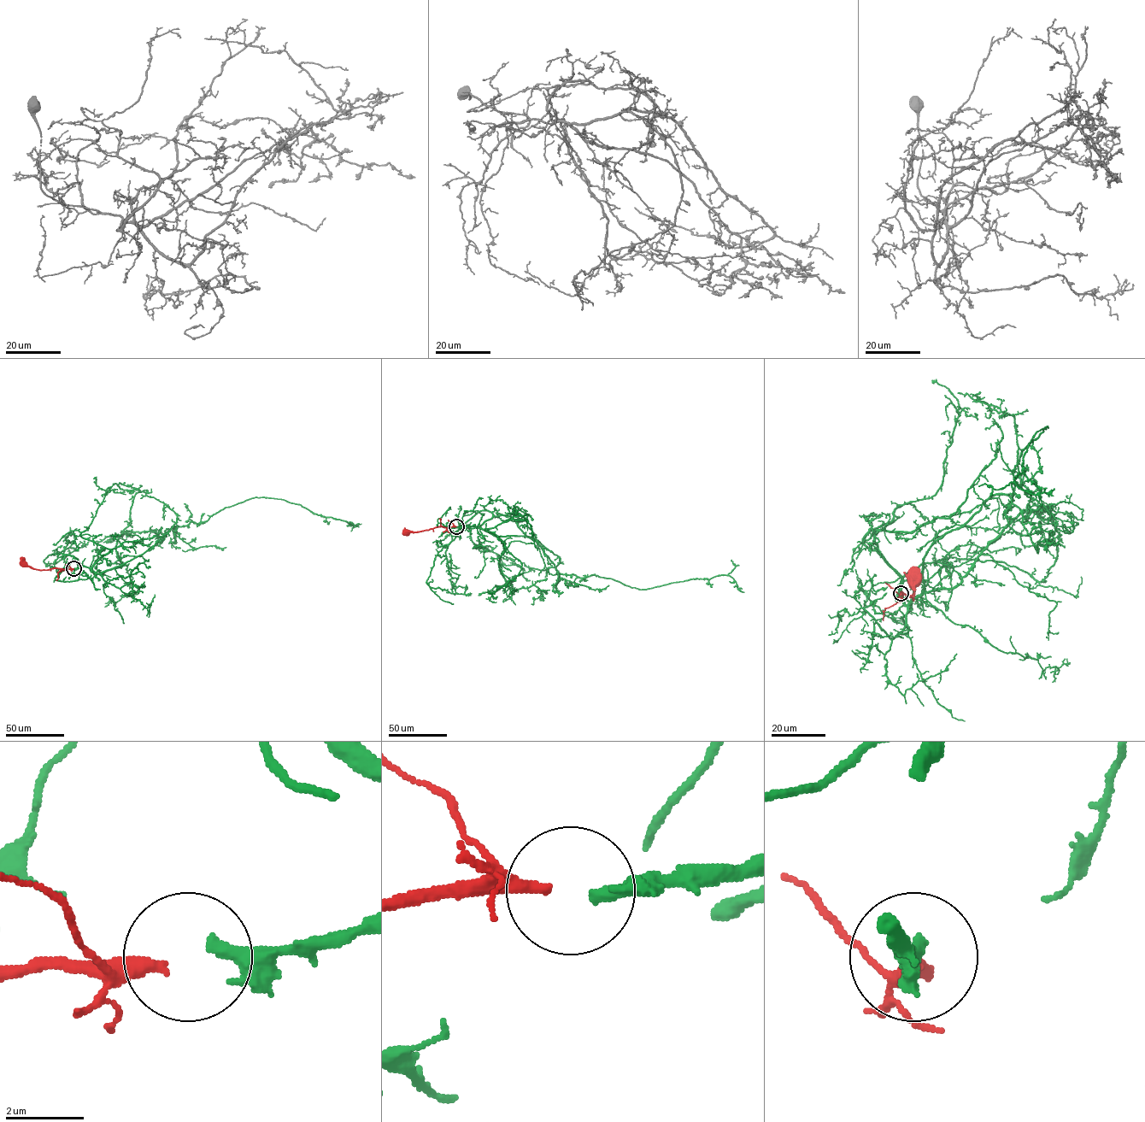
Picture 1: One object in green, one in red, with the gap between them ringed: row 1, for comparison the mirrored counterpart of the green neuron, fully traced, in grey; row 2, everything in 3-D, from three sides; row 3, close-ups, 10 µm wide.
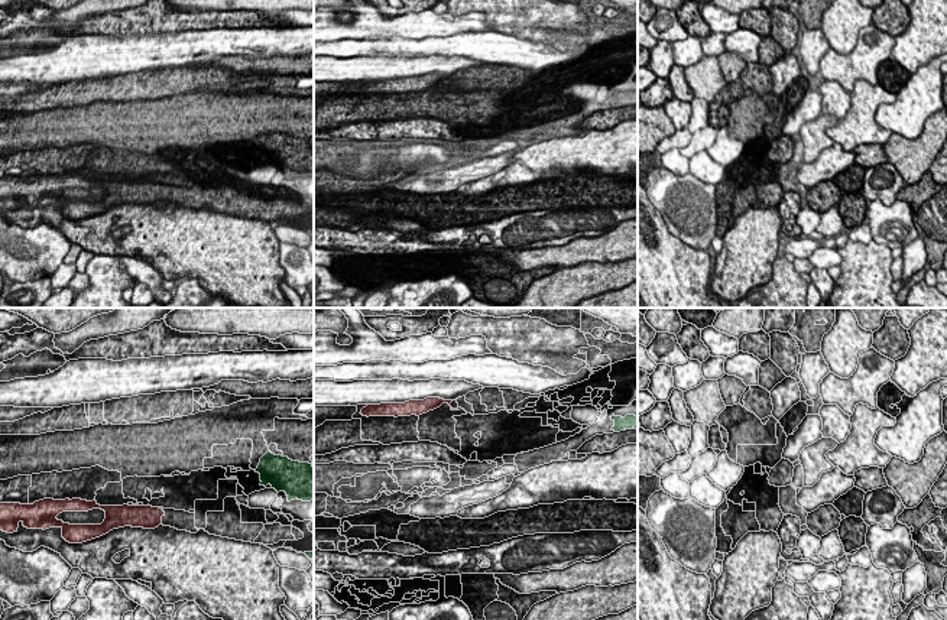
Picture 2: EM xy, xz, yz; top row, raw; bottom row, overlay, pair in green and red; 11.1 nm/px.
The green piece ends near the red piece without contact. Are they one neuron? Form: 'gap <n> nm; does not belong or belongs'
gap 1100 nm; does not belong

